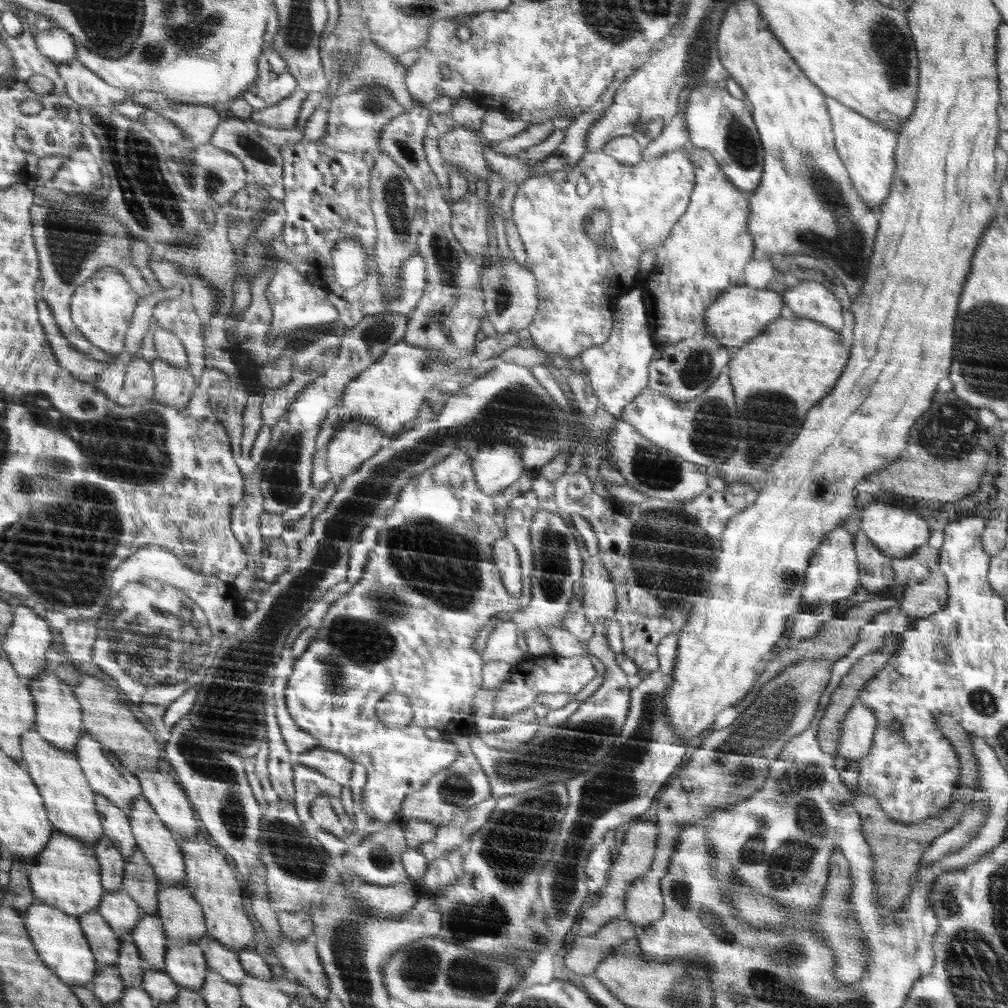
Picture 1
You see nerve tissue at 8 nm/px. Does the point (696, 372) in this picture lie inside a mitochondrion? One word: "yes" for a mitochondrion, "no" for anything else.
yes

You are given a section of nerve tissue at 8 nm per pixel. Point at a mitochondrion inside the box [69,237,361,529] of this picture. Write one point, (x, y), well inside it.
(284, 487)

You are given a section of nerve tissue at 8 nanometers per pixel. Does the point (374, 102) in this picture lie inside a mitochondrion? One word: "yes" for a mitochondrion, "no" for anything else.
yes

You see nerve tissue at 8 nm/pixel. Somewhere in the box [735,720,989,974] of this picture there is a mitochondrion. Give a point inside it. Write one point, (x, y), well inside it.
(792, 862)

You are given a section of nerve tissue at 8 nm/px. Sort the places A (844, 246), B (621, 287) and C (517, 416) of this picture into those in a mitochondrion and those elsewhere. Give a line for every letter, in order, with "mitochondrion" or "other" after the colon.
A: mitochondrion
B: other
C: mitochondrion

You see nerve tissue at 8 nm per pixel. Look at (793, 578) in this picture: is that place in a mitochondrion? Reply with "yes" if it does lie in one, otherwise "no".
no

